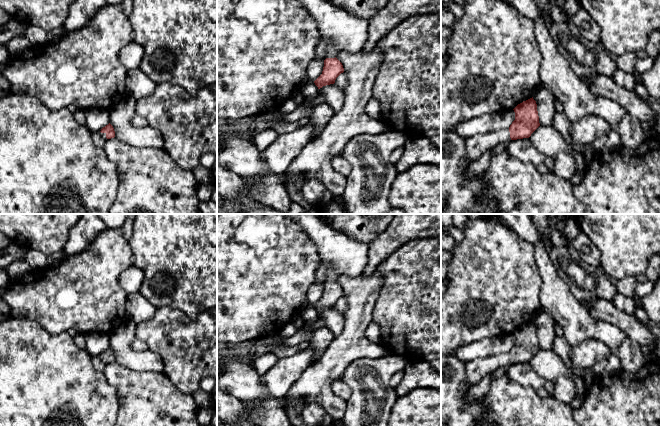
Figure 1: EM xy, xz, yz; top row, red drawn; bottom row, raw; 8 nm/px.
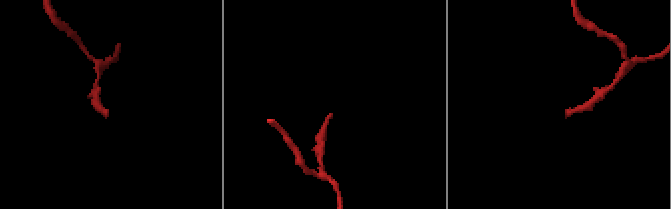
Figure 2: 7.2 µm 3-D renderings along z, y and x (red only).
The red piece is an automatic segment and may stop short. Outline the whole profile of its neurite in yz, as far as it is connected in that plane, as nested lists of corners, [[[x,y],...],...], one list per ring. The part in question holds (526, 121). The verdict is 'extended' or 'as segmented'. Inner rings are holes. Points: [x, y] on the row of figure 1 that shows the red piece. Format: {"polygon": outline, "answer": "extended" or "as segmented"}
{"polygon": [[[533,97],[518,104],[513,110],[515,120],[508,129],[478,134],[465,139],[467,163],[476,161],[484,152],[498,144],[529,138],[540,126],[537,104]]], "answer": "extended"}

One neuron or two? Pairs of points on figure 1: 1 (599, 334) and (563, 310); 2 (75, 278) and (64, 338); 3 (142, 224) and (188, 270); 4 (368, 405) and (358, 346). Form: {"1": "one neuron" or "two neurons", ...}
{"1": "one neuron", "2": "two neurons", "3": "one neuron", "4": "two neurons"}

